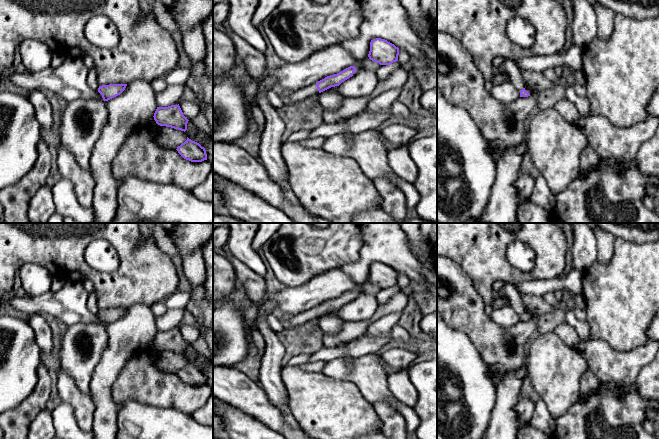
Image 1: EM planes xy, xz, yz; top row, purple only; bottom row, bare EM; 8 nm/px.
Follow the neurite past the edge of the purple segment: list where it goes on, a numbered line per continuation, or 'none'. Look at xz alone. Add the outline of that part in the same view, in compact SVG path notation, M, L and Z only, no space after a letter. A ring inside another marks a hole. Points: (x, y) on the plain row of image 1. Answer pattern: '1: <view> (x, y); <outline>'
1: xz (296, 321); M316 307L311 308L303 313L293 315L291 319L285 323L287 330L295 330L302 327L304 324L310 322L313 319L317 319L319 317Z

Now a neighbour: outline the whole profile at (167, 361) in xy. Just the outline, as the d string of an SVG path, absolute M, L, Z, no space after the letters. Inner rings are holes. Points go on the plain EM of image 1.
M161 350L156 358L157 366L164 372L177 373L182 367L187 364L187 359L184 355L171 351Z

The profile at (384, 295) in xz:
M398 285L393 286L390 289L381 289L376 296L378 305L380 306L386 304L396 293L400 291L402 290Z

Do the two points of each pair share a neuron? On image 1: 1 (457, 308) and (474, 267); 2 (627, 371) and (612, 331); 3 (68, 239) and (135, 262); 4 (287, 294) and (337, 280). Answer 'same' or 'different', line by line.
1: different
2: different
3: same
4: same

